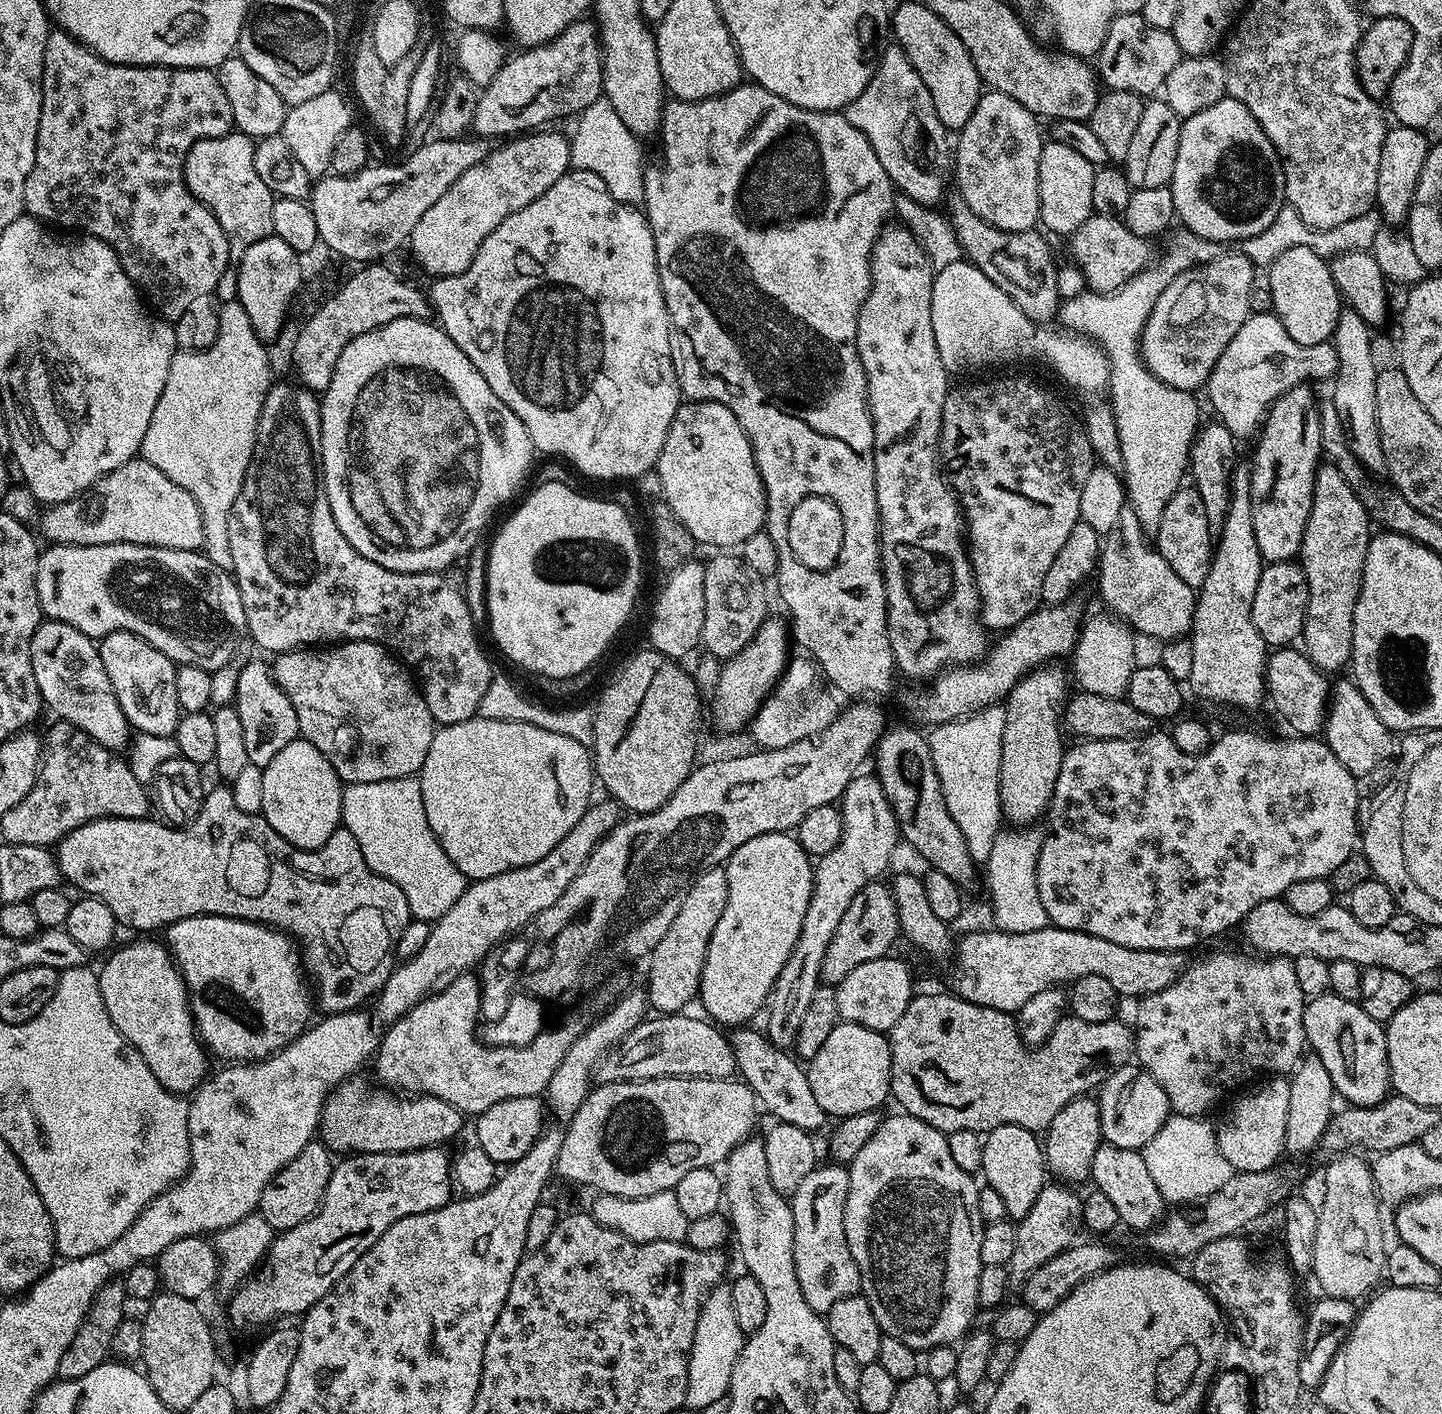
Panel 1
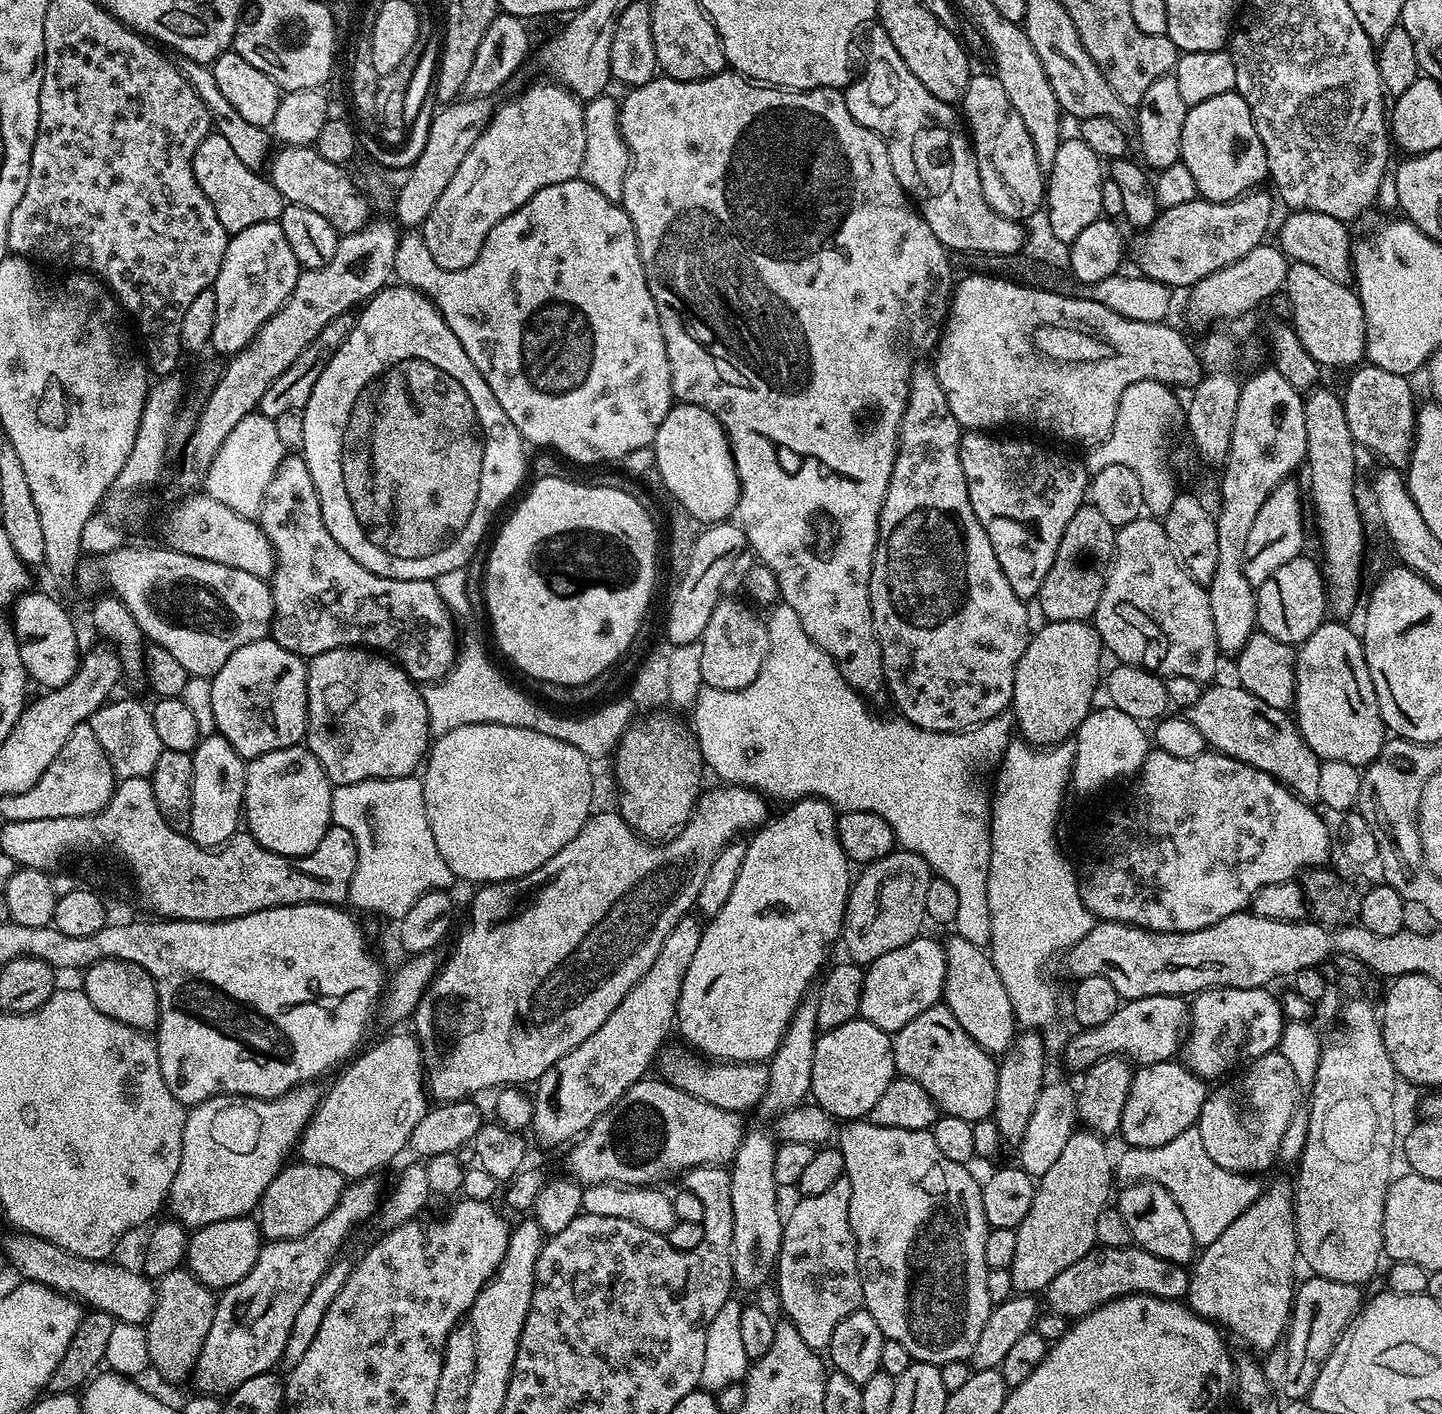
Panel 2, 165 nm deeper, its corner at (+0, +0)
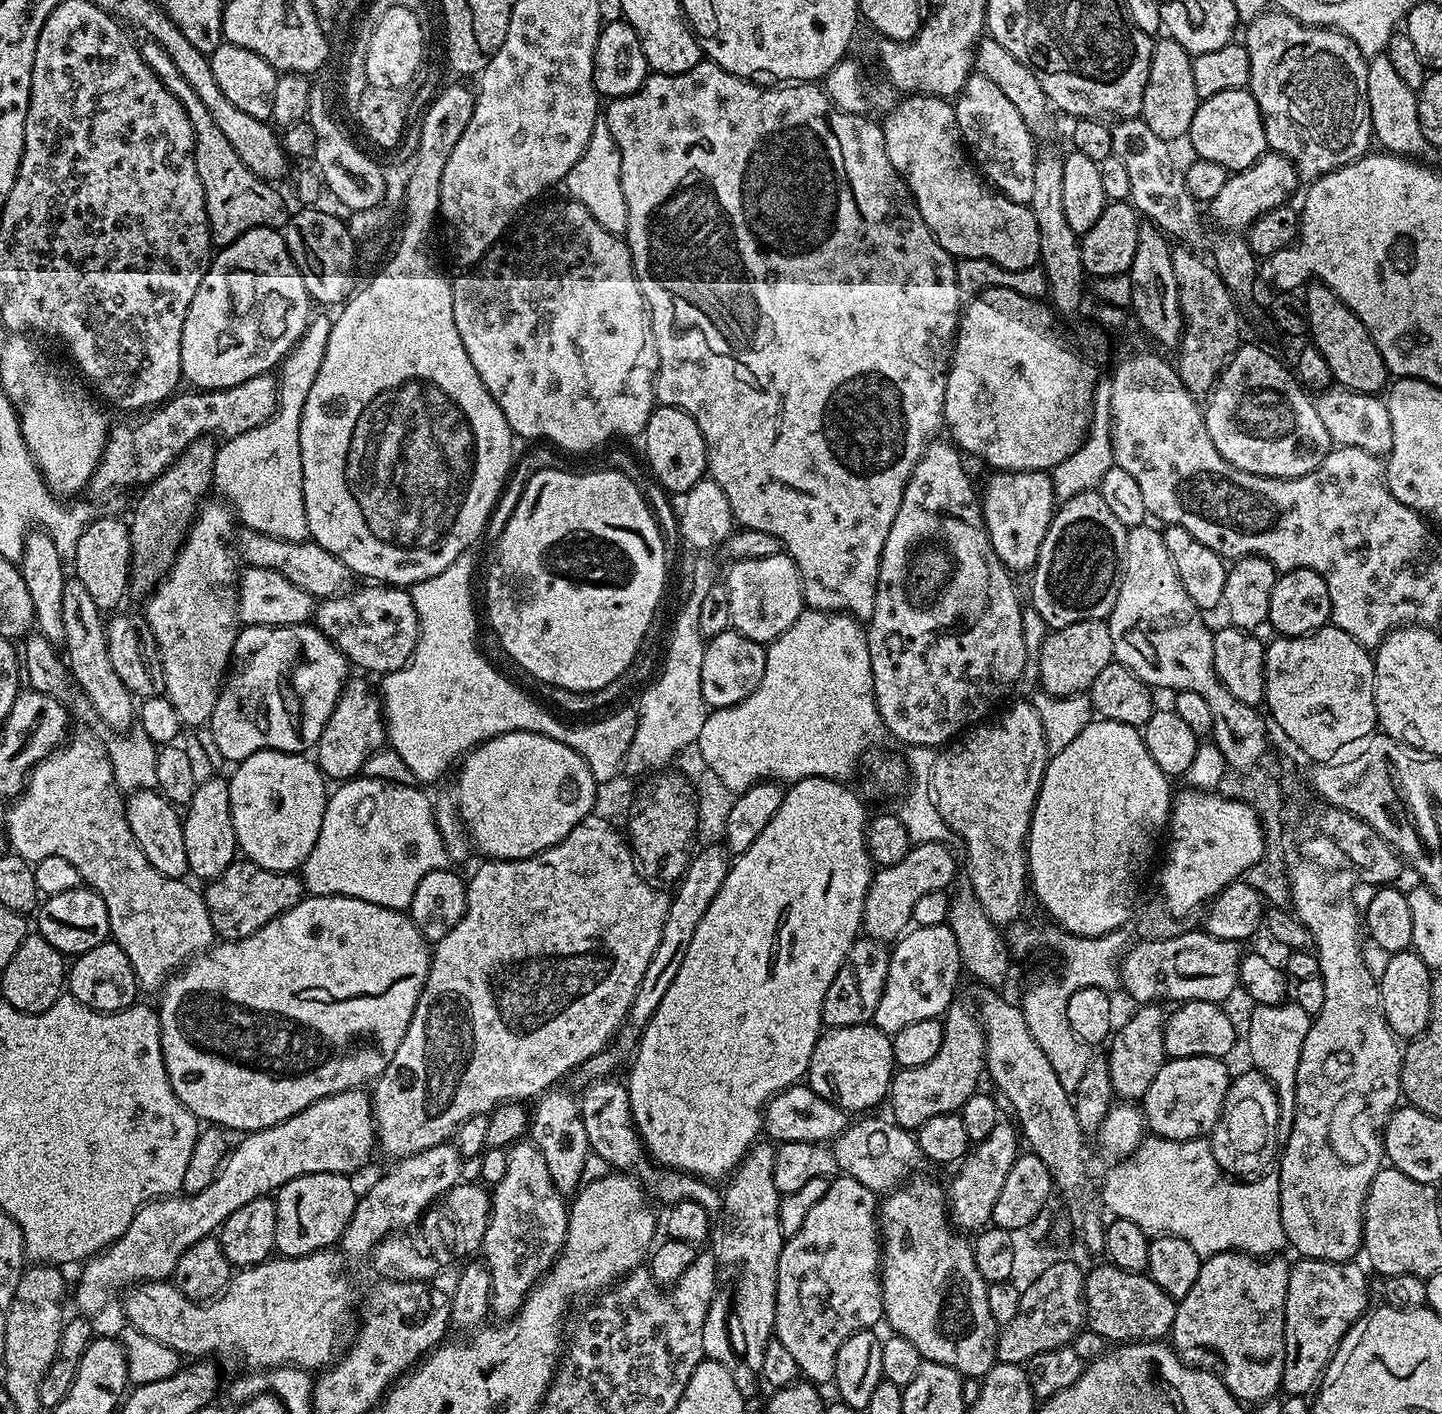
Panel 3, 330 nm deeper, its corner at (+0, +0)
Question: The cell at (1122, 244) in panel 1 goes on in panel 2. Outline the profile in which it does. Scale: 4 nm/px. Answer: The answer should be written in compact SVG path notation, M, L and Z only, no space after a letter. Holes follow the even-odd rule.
M1253 190L1244 193L1236 200L1223 204L1213 200L1197 198L1190 202L1182 202L1182 206L1170 206L1163 209L1149 228L1143 229L1136 241L1131 241L1130 256L1136 259L1139 275L1146 276L1150 280L1157 280L1167 284L1169 289L1187 290L1193 284L1197 284L1202 278L1222 270L1228 264L1238 262L1238 258L1246 258L1250 250L1261 247L1265 243L1264 235L1272 224L1272 200L1271 191Z

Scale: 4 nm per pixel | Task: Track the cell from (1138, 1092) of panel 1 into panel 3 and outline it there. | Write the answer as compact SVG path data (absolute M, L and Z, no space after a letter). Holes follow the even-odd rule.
M1195 1056L1194 1058L1165 1059L1162 1070L1154 1074L1154 1082L1146 1090L1142 1111L1147 1131L1162 1140L1199 1140L1211 1133L1212 1127L1224 1113L1224 1099L1228 1093L1230 1077L1228 1065L1218 1056Z

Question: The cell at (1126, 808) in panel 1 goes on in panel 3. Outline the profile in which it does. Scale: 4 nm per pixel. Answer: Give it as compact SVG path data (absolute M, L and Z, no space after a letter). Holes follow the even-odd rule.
M1191 786L1185 787L1185 792L1177 791L1172 802L1172 814L1170 817L1170 827L1166 832L1166 840L1168 836L1168 857L1164 860L1164 865L1160 868L1160 892L1164 895L1163 907L1173 915L1184 918L1187 912L1192 912L1196 907L1207 905L1211 900L1218 895L1226 886L1230 886L1235 880L1241 879L1246 872L1251 870L1251 867L1258 862L1264 854L1264 838L1263 828L1260 825L1260 820L1256 816L1255 810L1249 805L1243 804L1238 800L1231 800L1224 796L1220 796L1216 790L1205 790L1202 788L1194 788Z

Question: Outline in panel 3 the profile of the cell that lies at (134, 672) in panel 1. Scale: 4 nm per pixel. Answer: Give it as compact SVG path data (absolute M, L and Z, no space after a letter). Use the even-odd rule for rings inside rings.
M97 515L86 526L82 538L78 538L74 567L75 579L86 586L86 594L94 598L94 606L101 610L118 607L123 602L124 595L127 597L130 592L128 577L132 571L132 547L127 523L116 516Z

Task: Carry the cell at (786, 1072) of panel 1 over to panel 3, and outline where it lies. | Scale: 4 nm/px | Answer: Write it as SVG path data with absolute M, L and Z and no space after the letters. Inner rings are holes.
M919 1176L887 1193L878 1208L878 1227L882 1237L880 1289L884 1303L884 1320L892 1327L889 1329L895 1335L907 1338L916 1347L918 1354L924 1356L925 1361L933 1360L950 1366L963 1377L982 1378L998 1363L998 1326L994 1318L990 1318L990 1305L986 1299L989 1281L982 1278L974 1262L969 1237L954 1230L950 1223L945 1189L939 1188L934 1181Z

